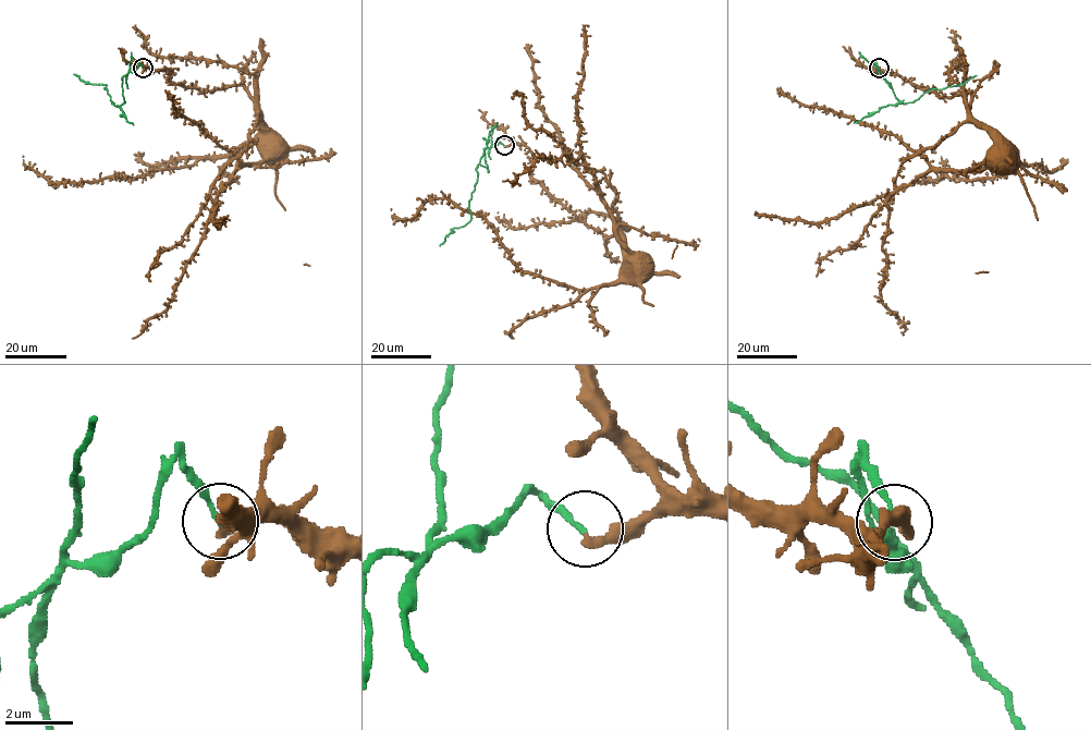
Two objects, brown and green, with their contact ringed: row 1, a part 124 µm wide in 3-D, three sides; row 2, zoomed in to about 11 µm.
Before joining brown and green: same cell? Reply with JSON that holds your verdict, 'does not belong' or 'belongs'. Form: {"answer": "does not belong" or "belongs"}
{"answer": "does not belong"}

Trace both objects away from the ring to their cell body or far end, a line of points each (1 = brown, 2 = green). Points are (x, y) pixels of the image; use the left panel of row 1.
1: (143, 68), (169, 69), (172, 82), (200, 90), (242, 85), (255, 105), (257, 118), (264, 125), (269, 144)
2: (143, 68), (138, 62), (122, 76), (123, 101), (119, 106), (111, 100), (106, 85), (85, 83), (73, 74)

